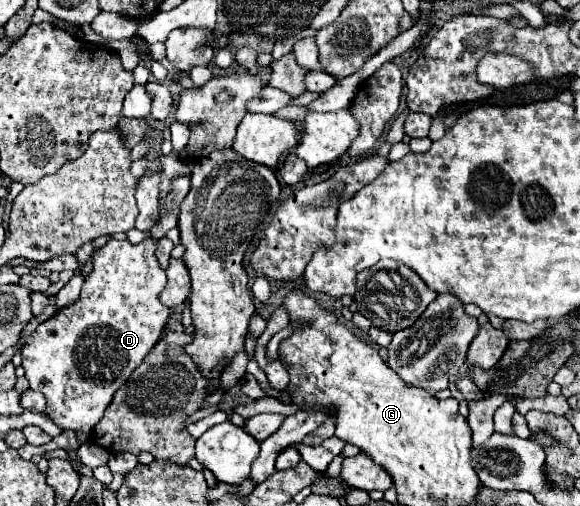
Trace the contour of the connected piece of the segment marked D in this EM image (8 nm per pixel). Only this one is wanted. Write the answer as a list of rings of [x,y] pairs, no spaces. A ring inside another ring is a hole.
[[[147,231],[147,237],[137,245],[127,239],[109,239],[103,247],[95,249],[93,269],[85,277],[85,285],[81,289],[79,299],[73,305],[59,309],[49,321],[41,323],[35,335],[23,347],[21,355],[25,377],[29,379],[33,391],[41,391],[45,395],[47,415],[61,429],[81,431],[91,437],[93,427],[101,421],[103,411],[111,403],[113,393],[129,379],[133,369],[141,365],[141,361],[159,341],[171,311],[159,301],[159,293],[167,283],[167,275],[155,257],[157,243],[159,239],[155,239],[151,231]]]

